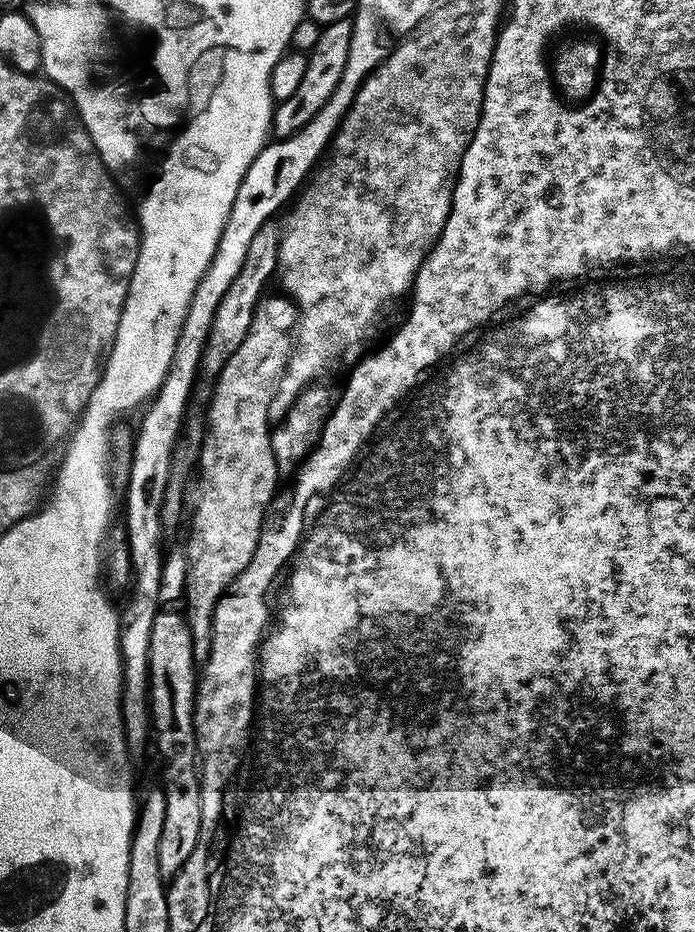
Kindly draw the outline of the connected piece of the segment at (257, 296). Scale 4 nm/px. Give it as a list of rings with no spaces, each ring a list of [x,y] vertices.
[[[276,222],[264,224],[262,230],[258,230],[258,234],[254,234],[246,253],[246,259],[242,262],[242,270],[238,270],[234,282],[230,282],[226,294],[222,294],[222,302],[218,302],[218,310],[214,310],[214,322],[208,331],[204,353],[200,359],[201,377],[219,377],[226,362],[230,362],[230,354],[234,354],[234,350],[238,350],[238,346],[242,346],[242,338],[246,338],[256,308],[265,295],[264,287],[277,275],[281,235],[281,225],[279,223],[276,225]]]

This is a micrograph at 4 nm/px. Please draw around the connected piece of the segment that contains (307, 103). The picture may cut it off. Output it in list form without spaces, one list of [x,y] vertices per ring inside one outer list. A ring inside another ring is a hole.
[[[351,19],[321,27],[318,46],[314,46],[314,50],[308,53],[306,74],[302,77],[302,83],[291,98],[279,101],[275,105],[272,114],[272,131],[277,137],[289,136],[302,130],[302,126],[306,126],[306,122],[310,122],[310,118],[314,118],[314,114],[318,114],[322,106],[326,106],[330,94],[334,94],[334,86],[338,86],[342,78],[342,70],[346,70],[346,54],[350,54],[351,37]]]

